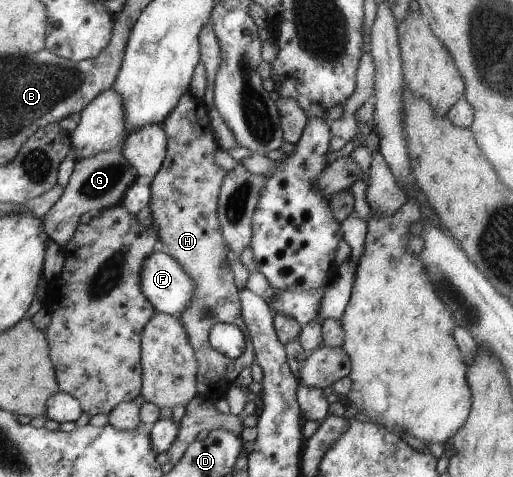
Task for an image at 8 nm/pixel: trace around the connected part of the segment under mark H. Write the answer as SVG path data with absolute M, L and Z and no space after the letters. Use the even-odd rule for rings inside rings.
M189 91L183 92L175 108L163 118L161 124L166 134L166 151L149 185L151 200L150 227L157 234L162 248L191 278L193 292L191 301L177 314L183 324L187 340L197 360L195 372L196 394L216 401L224 397L230 384L245 366L255 360L252 340L241 316L238 290L233 272L225 254L225 242L217 218L217 199L225 170L217 168L213 154L218 149L210 129L207 100L197 99ZM227 322L237 326L244 338L244 349L237 357L226 357L211 348L208 332L217 323Z

